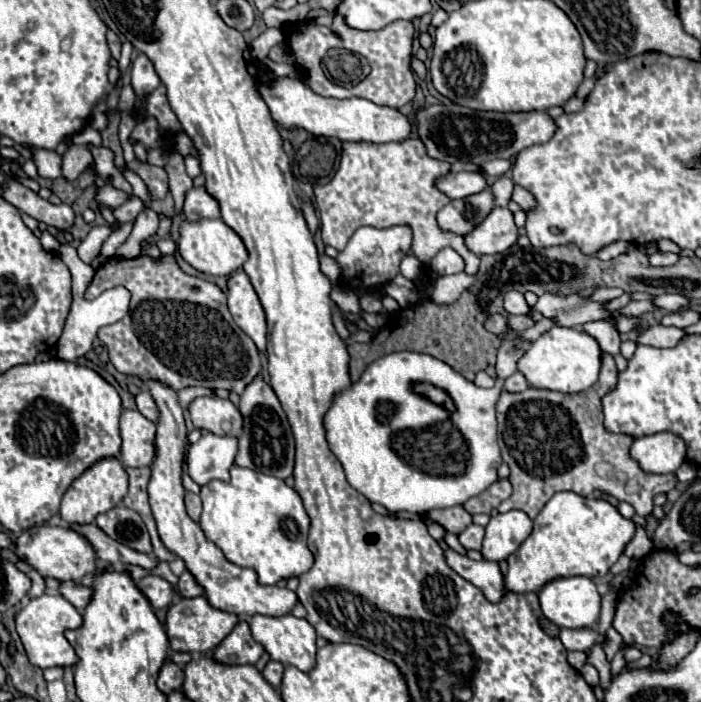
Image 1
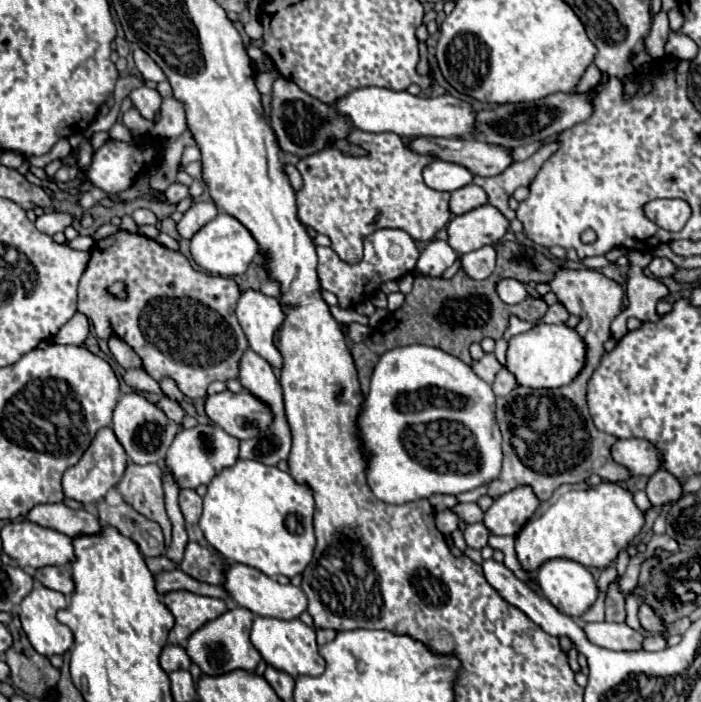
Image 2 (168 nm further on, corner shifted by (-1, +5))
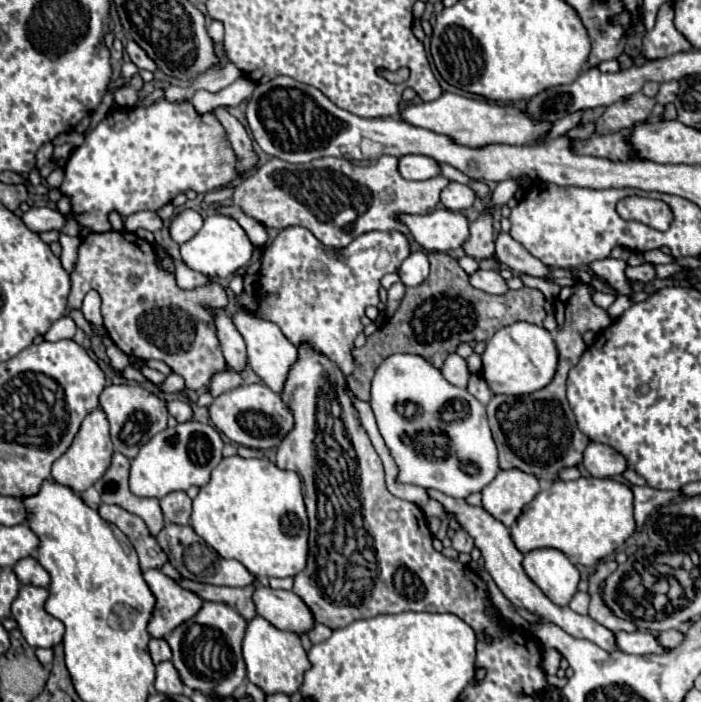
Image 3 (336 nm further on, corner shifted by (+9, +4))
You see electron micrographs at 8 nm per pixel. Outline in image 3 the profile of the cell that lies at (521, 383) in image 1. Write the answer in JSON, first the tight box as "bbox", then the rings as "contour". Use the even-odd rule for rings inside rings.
{"bbox":[466,376,492,404],"contour":[[[470,376],[470,382],[468,382],[466,390],[468,390],[474,398],[478,398],[482,404],[486,404],[486,402],[492,398],[490,388],[486,386],[486,382],[484,382],[480,376]]]}

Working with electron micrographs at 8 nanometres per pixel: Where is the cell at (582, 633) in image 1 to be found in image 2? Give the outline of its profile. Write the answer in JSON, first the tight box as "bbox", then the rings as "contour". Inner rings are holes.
{"bbox":[584,623,642,651],"contour":[[[584,623],[584,633],[590,643],[614,649],[614,651],[636,651],[642,645],[642,635],[630,629],[626,623]]]}

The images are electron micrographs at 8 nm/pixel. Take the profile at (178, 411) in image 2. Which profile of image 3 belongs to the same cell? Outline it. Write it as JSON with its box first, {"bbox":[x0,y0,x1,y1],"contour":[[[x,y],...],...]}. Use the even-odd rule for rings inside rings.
{"bbox":[168,400,192,422],"contour":[[[172,400],[172,402],[168,402],[168,410],[170,410],[170,414],[172,414],[178,422],[188,422],[188,420],[192,420],[192,408],[190,408],[190,404],[186,404],[186,402],[182,402],[182,400]]]}

